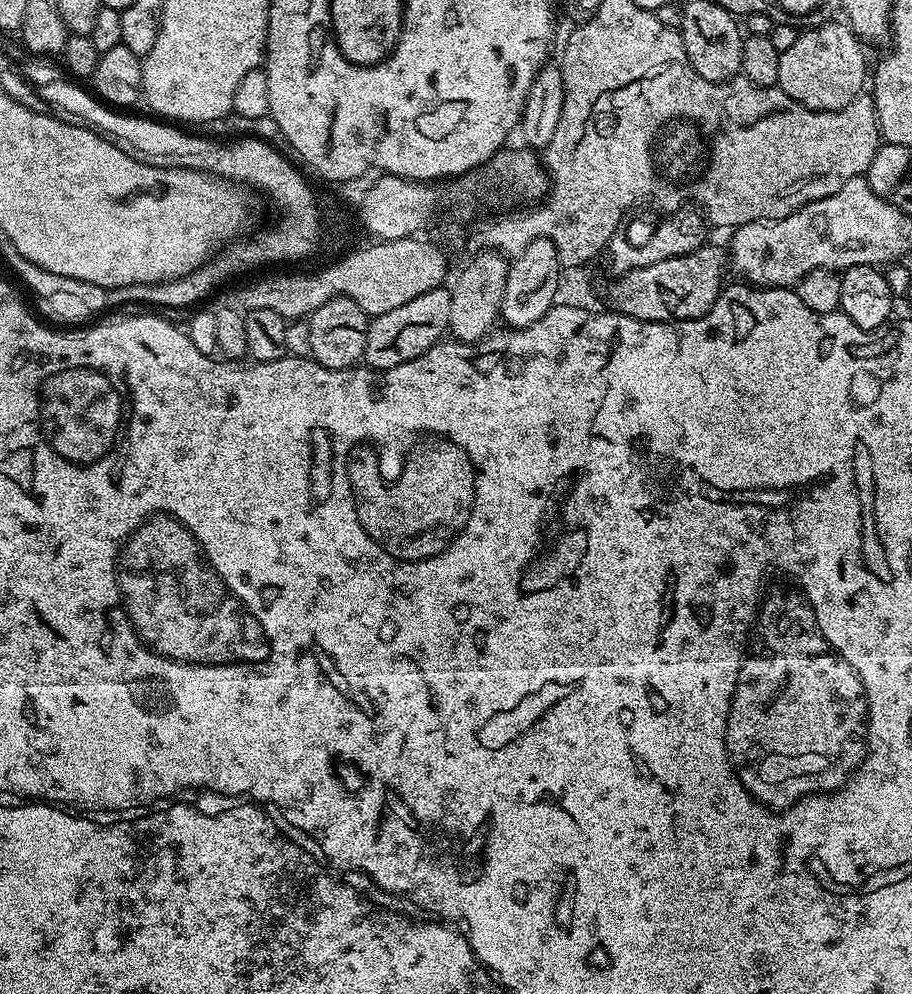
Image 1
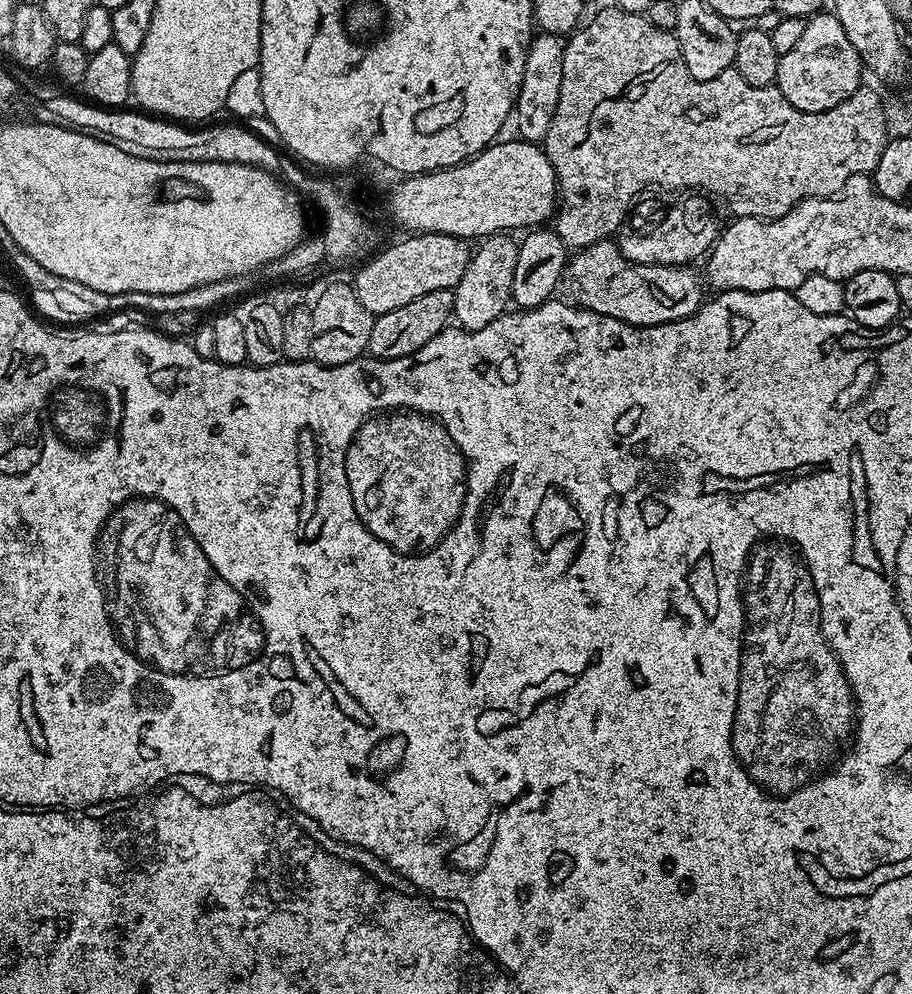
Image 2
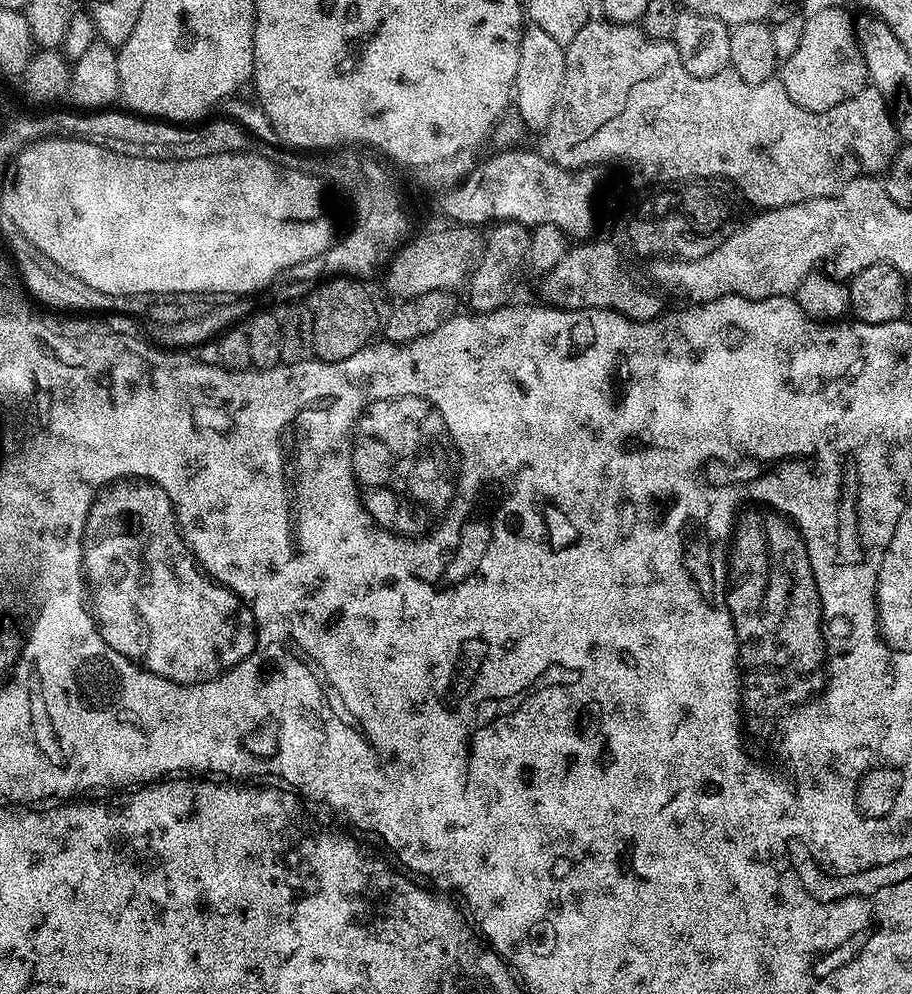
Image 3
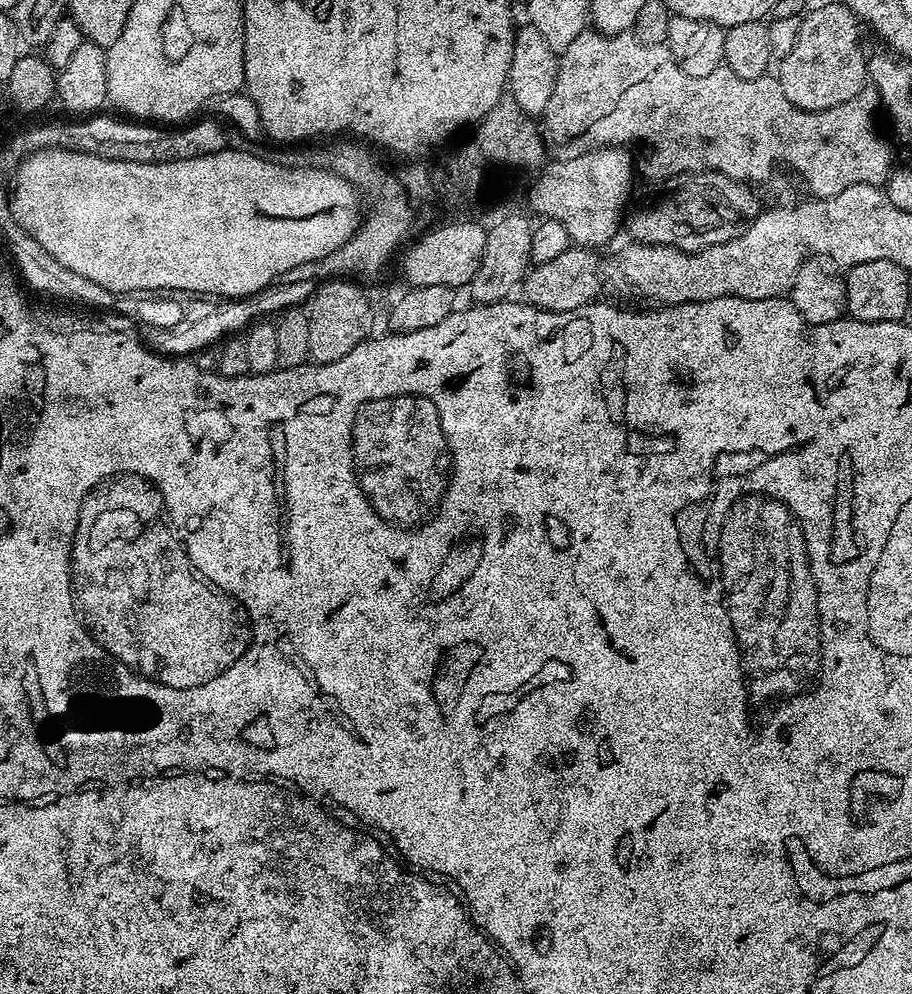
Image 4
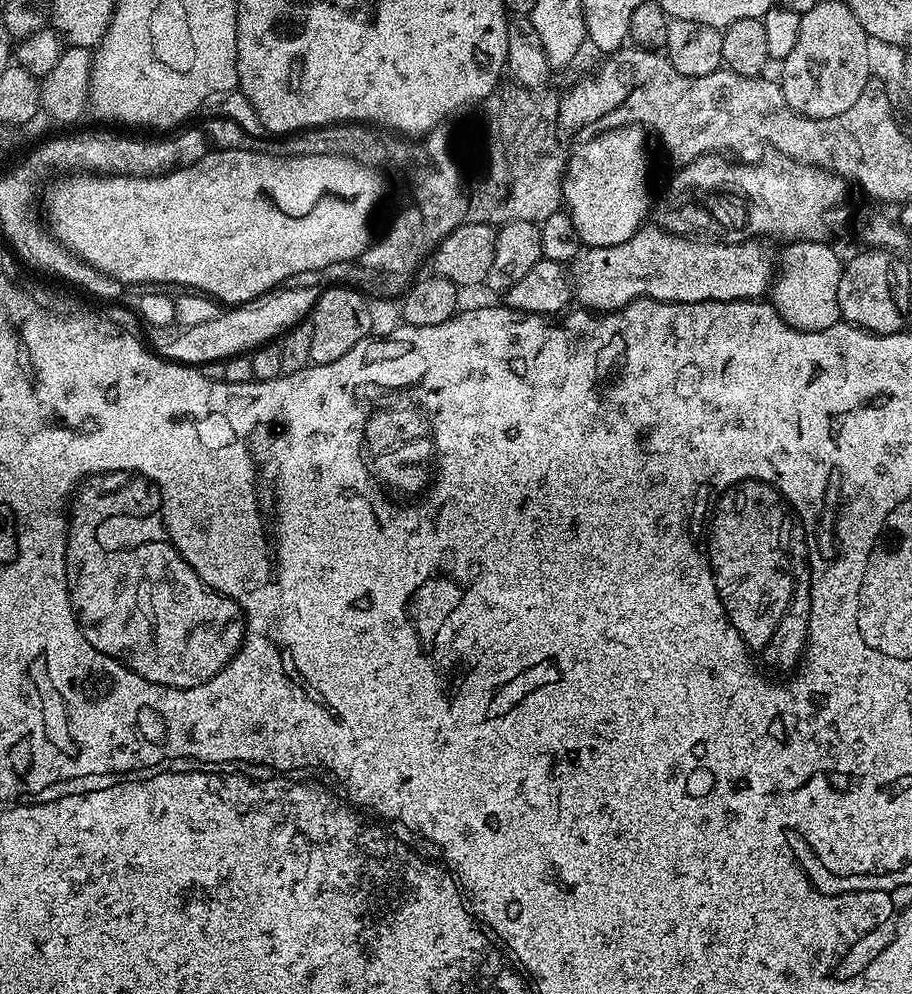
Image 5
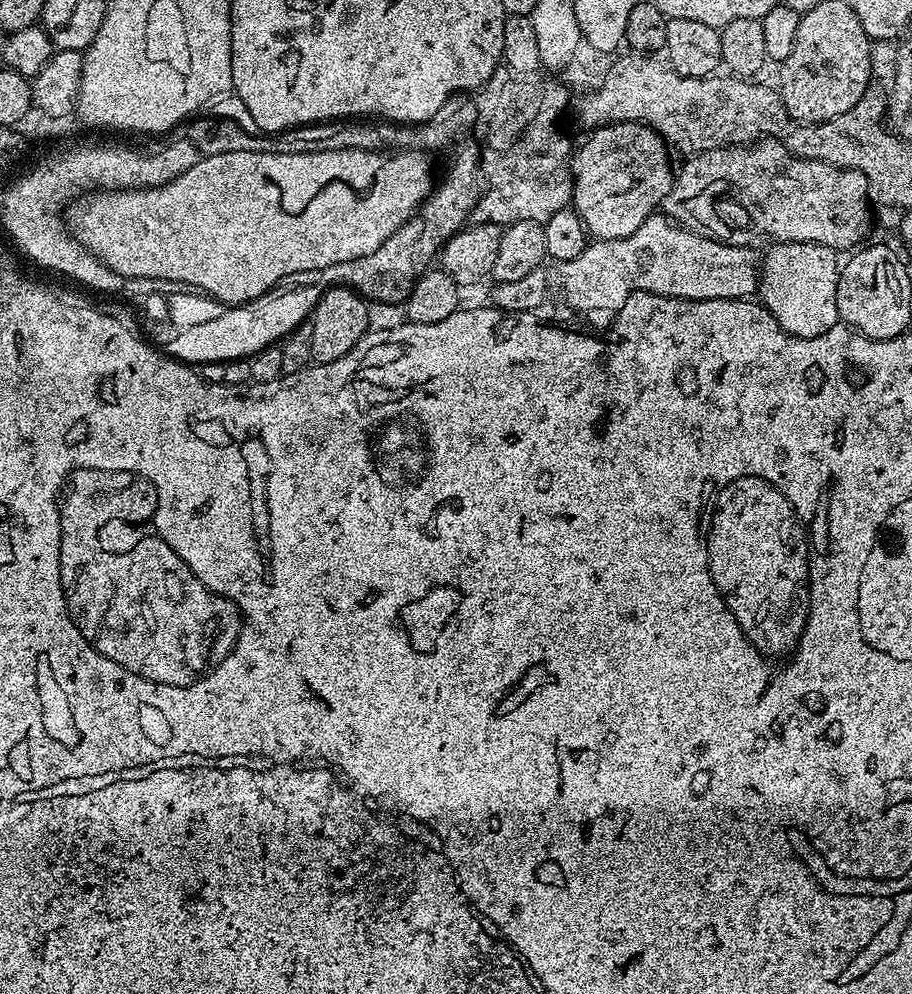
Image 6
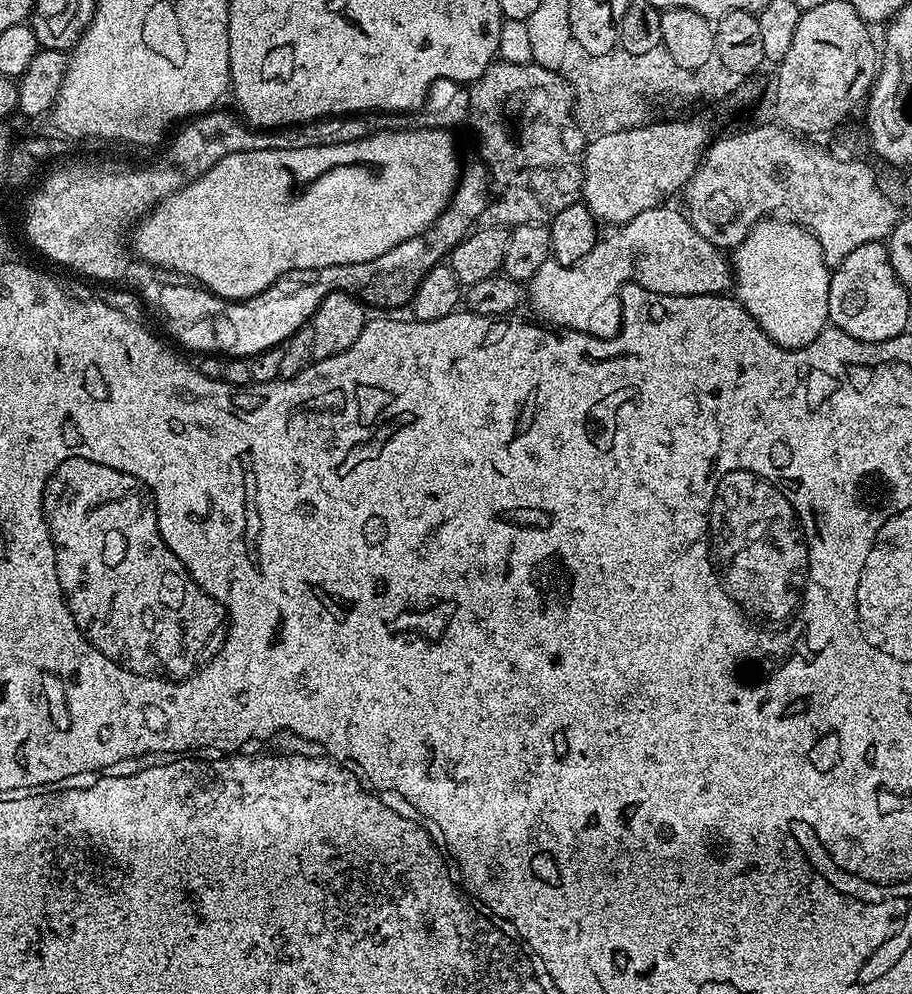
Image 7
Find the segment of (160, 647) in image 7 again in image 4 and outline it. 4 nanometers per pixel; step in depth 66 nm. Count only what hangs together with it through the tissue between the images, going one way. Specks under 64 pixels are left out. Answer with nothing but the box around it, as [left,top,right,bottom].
[72,474,252,688]

